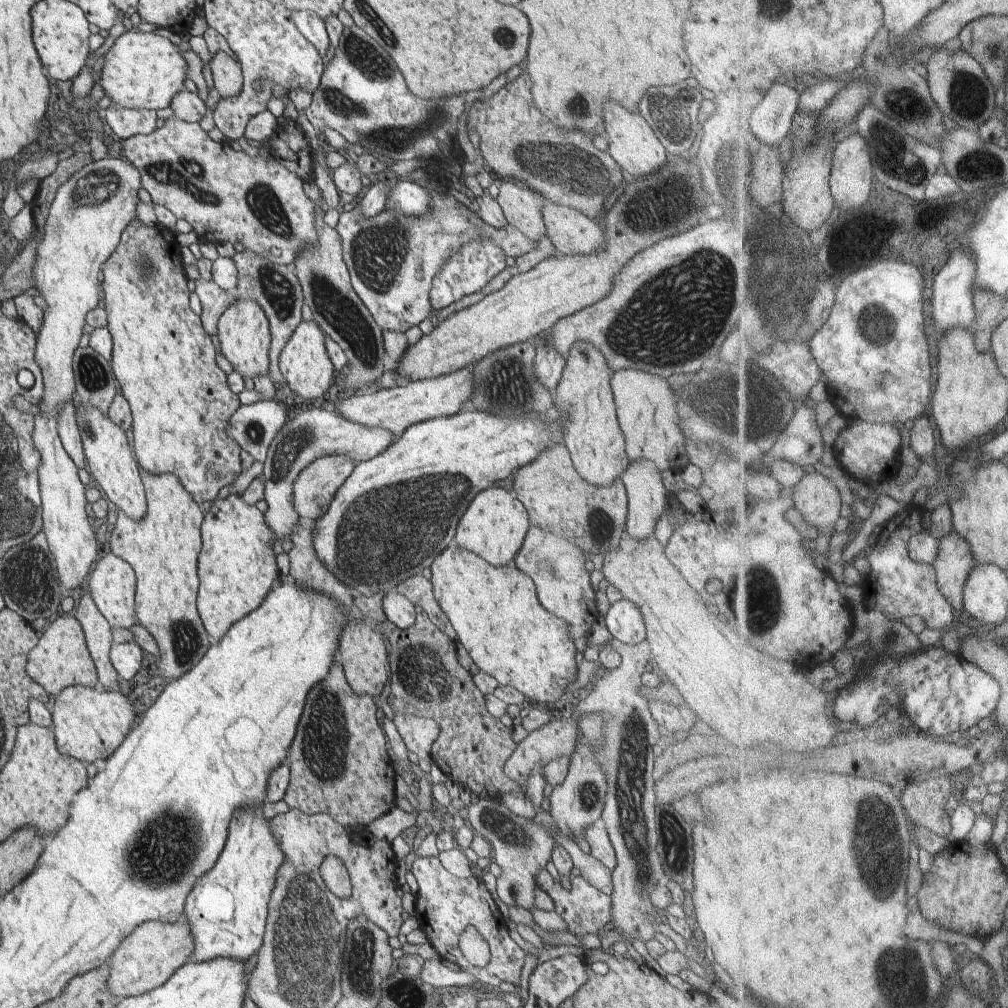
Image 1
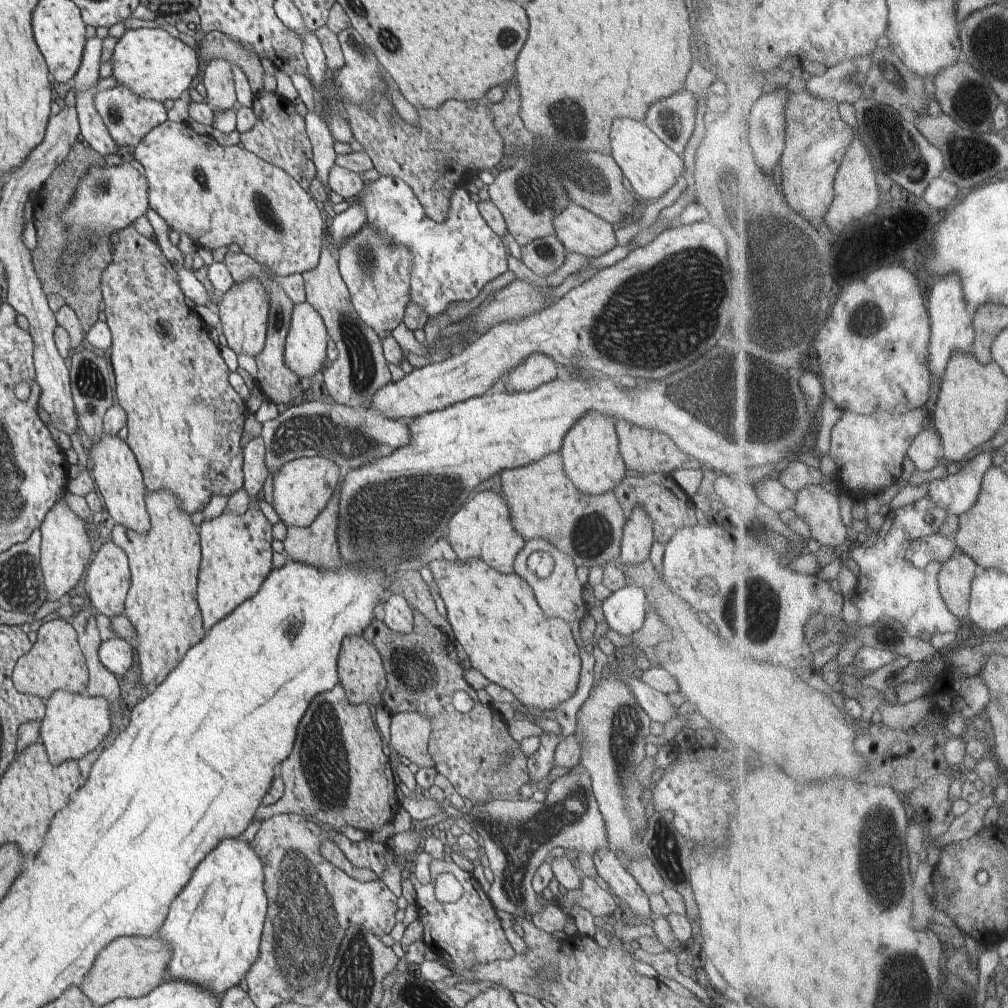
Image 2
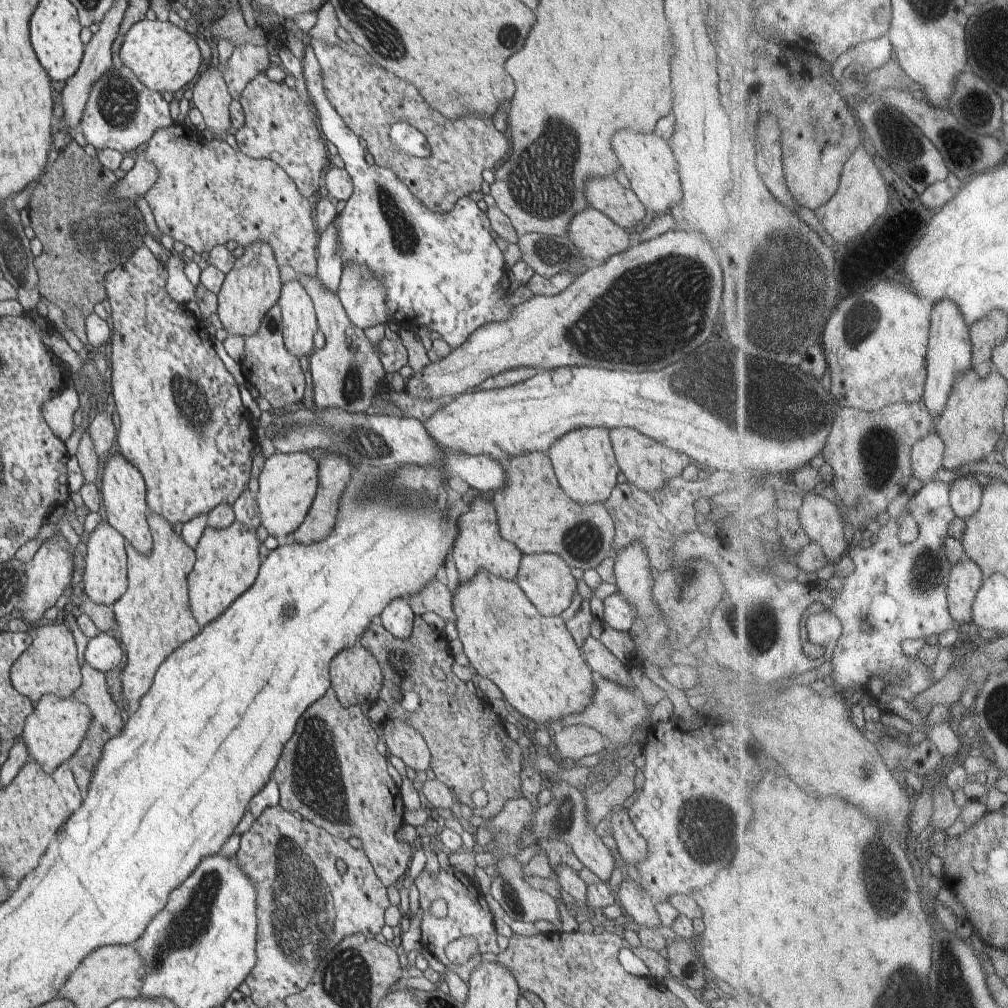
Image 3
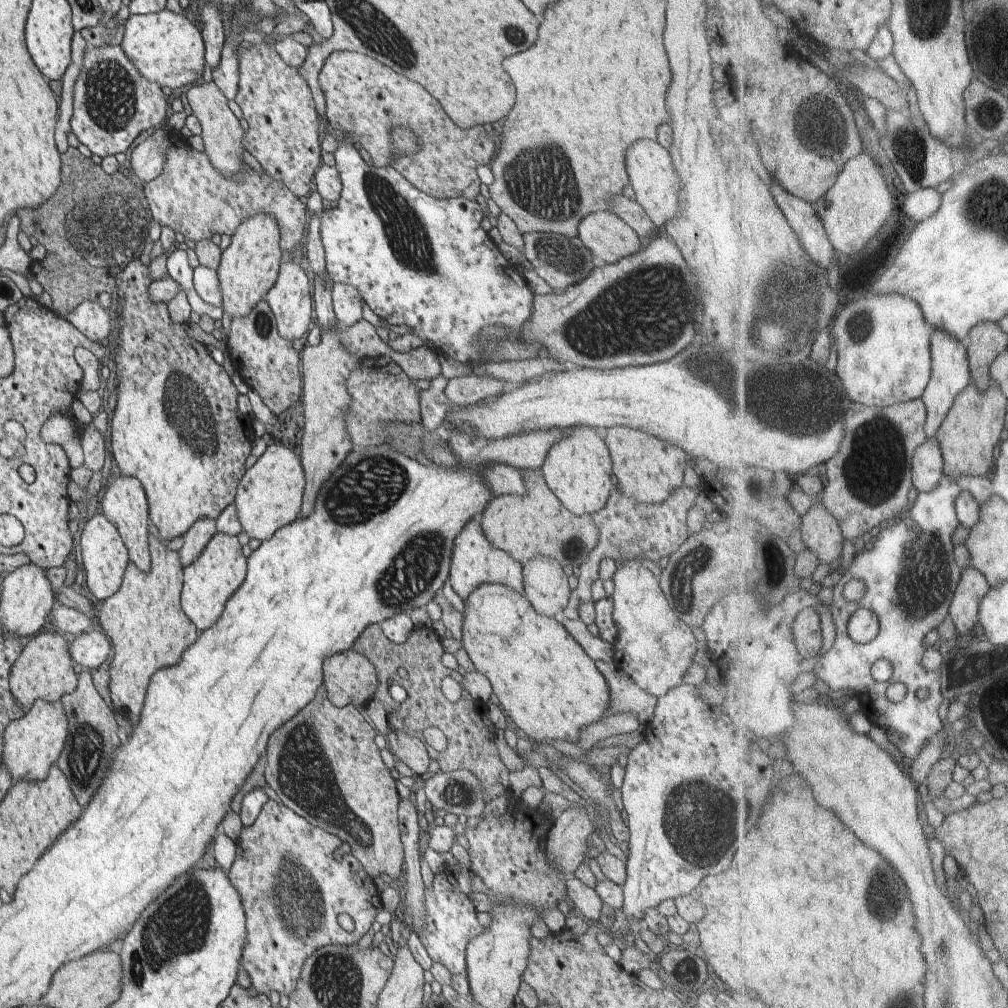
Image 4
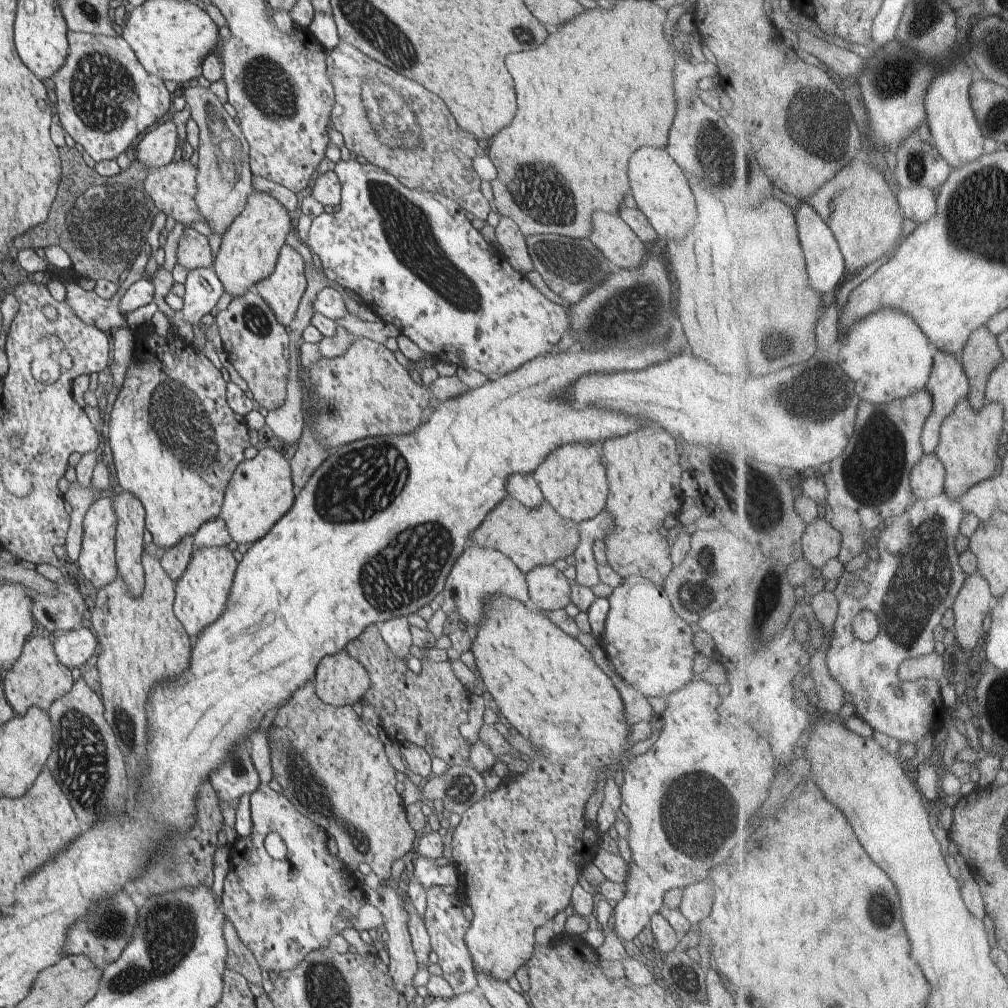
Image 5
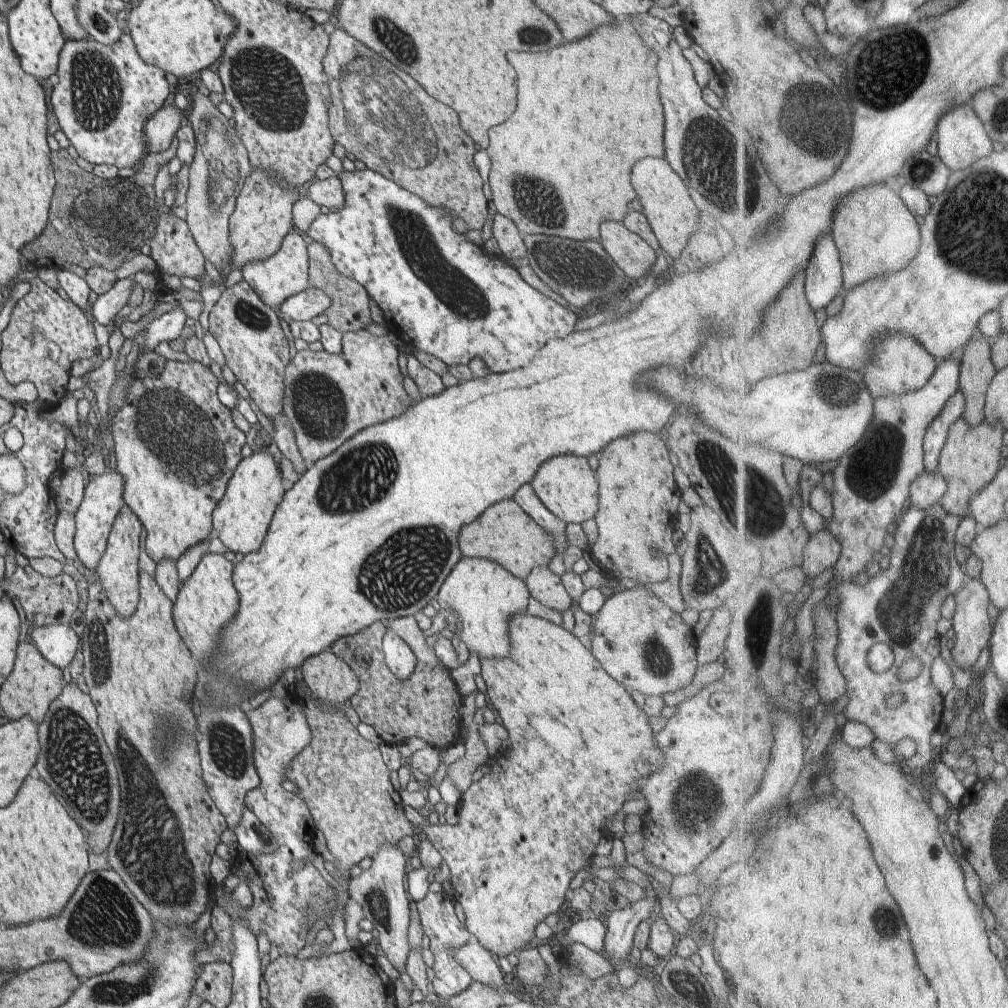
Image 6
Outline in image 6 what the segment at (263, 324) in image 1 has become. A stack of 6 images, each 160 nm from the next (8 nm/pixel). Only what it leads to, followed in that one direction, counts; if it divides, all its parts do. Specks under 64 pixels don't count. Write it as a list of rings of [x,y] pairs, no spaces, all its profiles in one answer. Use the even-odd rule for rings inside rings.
[[[253,169],[245,180],[229,219],[229,241],[234,253],[222,272],[223,280],[232,270],[242,270],[248,263],[262,262],[278,252],[284,237],[292,232],[293,206],[299,198],[297,186],[287,183],[275,171],[266,173]]]

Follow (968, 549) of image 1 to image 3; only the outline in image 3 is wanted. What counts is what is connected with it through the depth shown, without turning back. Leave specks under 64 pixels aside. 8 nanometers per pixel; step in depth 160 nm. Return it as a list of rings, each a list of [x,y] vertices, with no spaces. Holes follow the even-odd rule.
[[[972,557],[960,561],[949,580],[949,601],[953,615],[962,624],[975,620],[975,602],[988,577]]]

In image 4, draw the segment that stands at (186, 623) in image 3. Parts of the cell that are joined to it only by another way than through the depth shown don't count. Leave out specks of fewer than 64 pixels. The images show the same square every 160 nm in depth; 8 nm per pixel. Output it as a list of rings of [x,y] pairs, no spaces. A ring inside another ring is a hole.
[[[149,533],[148,539],[151,556],[151,567],[148,572],[142,572],[137,566],[129,561],[127,564],[121,587],[116,594],[107,598],[99,611],[99,617],[96,617],[105,635],[111,640],[114,658],[110,664],[110,692],[114,714],[119,724],[120,732],[130,734],[134,724],[138,724],[140,712],[142,712],[144,696],[151,676],[161,668],[175,665],[182,652],[188,648],[197,639],[200,631],[197,626],[186,616],[181,607],[181,590],[183,585],[183,564],[177,551],[169,549],[162,544],[158,536]]]

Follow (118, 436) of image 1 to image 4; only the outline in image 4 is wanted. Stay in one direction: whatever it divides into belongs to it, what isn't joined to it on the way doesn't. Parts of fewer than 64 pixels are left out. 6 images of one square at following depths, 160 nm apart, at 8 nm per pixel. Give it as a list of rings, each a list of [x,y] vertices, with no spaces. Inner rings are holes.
[[[122,474],[113,477],[106,492],[104,492],[104,498],[102,498],[102,512],[120,533],[128,549],[129,560],[142,572],[148,572],[151,567],[148,542],[149,504],[142,483],[137,478]]]

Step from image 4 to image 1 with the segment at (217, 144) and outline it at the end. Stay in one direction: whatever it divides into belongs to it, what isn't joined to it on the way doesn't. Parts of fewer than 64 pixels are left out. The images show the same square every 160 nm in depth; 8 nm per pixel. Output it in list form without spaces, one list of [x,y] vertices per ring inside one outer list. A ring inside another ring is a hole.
[[[218,51],[209,62],[214,86],[222,97],[237,95],[243,87],[243,72],[239,62],[224,51]]]

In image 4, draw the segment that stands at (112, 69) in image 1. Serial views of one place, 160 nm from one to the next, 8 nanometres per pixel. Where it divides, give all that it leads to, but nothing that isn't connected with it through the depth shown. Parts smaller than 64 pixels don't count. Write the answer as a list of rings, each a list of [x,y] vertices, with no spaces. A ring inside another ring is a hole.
[[[167,9],[147,15],[130,15],[124,26],[122,50],[138,72],[162,88],[182,88],[194,84],[202,76],[205,62],[205,42],[188,18]]]

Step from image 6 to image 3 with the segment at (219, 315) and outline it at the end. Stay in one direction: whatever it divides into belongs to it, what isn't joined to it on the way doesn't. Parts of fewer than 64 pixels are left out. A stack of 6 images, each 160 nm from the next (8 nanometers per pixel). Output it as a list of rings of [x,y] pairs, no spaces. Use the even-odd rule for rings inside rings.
[[[276,303],[261,320],[258,332],[244,337],[245,357],[240,363],[246,384],[253,392],[270,402],[272,409],[283,408],[288,404],[300,402],[306,392],[306,380],[300,367],[300,359],[287,351],[283,339],[283,320],[281,308]]]

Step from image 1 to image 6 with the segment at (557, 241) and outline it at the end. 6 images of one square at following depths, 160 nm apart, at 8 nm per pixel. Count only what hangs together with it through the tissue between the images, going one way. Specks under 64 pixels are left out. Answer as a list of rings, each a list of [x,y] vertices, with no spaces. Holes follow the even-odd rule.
[[[623,221],[602,222],[598,241],[625,276],[640,280],[644,272],[653,270],[658,252],[641,236],[628,230]]]

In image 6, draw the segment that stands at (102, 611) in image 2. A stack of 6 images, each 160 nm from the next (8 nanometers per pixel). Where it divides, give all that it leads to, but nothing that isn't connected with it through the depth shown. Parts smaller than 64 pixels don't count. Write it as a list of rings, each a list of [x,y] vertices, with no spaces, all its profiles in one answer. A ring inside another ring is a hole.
[[[107,470],[104,474],[96,477],[88,476],[88,484],[85,488],[83,501],[75,512],[77,531],[74,539],[78,558],[77,564],[86,573],[90,570],[97,570],[101,563],[111,528],[120,509],[125,505],[123,488],[123,478],[117,472],[109,472]]]

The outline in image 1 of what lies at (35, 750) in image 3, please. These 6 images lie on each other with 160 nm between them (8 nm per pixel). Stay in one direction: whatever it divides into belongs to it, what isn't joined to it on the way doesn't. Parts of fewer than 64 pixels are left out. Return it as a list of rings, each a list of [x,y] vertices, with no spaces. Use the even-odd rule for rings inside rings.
[[[84,685],[66,687],[59,695],[51,698],[50,709],[58,750],[64,756],[74,757],[85,765],[106,762],[136,726],[134,706],[128,694],[117,688],[90,688]]]

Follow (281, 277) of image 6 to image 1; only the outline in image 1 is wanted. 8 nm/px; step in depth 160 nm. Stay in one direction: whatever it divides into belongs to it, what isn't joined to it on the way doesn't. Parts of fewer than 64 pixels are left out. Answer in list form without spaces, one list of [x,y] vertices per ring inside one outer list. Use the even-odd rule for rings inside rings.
[[[312,320],[302,321],[292,333],[279,354],[279,369],[285,381],[284,391],[290,395],[289,403],[294,406],[311,405],[317,398],[322,398],[334,376],[335,368],[324,347],[323,330]]]

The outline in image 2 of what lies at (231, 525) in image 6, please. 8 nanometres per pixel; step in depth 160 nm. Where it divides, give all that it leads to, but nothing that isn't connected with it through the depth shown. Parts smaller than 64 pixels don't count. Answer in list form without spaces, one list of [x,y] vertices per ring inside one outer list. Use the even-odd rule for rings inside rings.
[[[300,457],[293,461],[287,462],[281,468],[281,471],[274,475],[274,510],[277,512],[279,518],[286,525],[294,525],[299,527],[307,527],[316,520],[316,517],[324,510],[328,501],[337,490],[339,483],[342,481],[343,470],[328,457]]]

